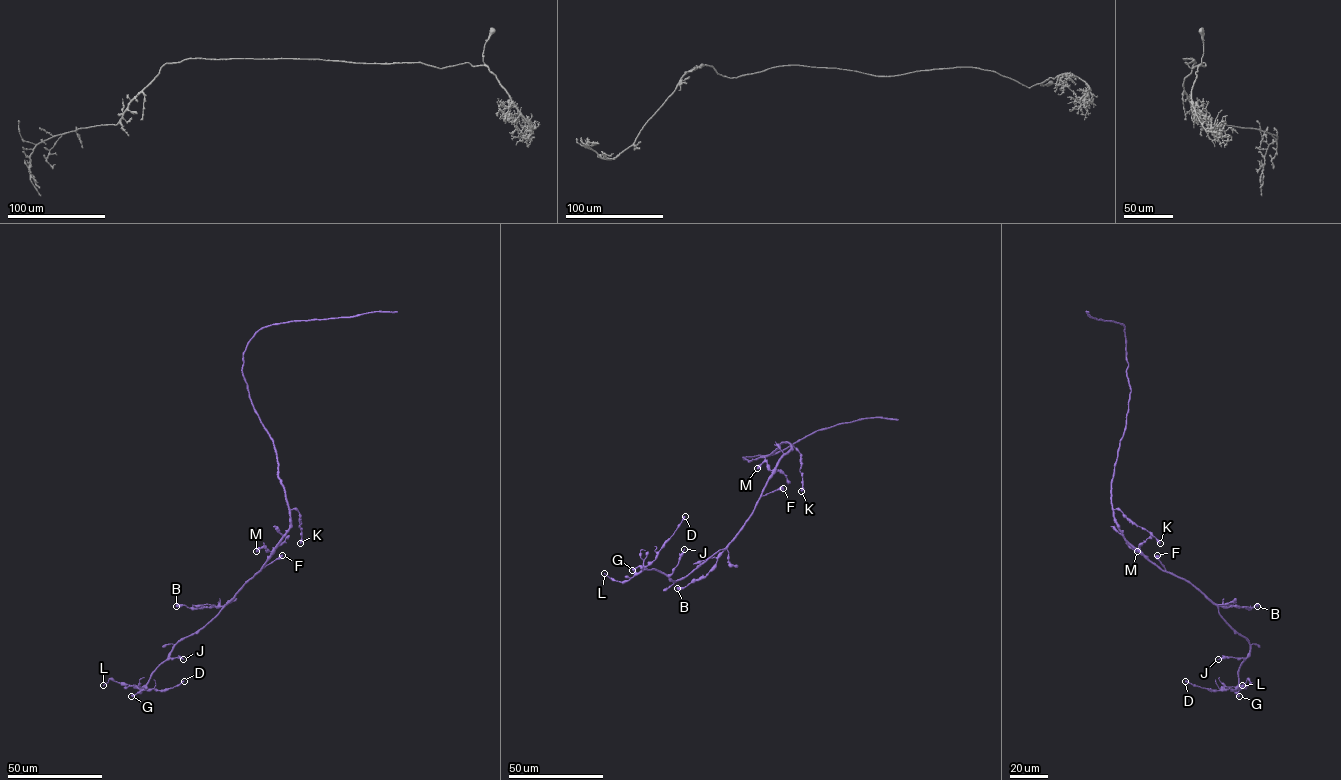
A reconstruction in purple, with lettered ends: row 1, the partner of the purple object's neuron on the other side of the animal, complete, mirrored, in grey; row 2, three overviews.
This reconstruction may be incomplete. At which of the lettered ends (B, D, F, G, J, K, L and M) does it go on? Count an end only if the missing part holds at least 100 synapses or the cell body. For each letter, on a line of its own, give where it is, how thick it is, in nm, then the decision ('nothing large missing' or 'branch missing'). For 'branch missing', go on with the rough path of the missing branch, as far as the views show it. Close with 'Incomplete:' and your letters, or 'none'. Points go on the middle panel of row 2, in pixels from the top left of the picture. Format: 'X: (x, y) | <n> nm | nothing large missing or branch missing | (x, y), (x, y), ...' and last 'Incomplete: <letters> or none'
B: (677, 588) | 650 nm | nothing large missing
D: (685, 516) | 480 nm | nothing large missing
F: (783, 488) | 550 nm | nothing large missing
G: (632, 570) | 600 nm | nothing large missing
J: (684, 549) | 130 nm | nothing large missing
K: (801, 491) | 550 nm | nothing large missing
L: (604, 573) | 150 nm | nothing large missing
M: (757, 468) | 500 nm | nothing large missing
Incomplete: none

